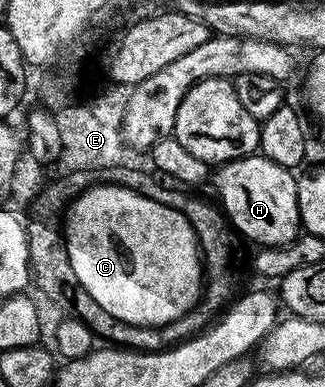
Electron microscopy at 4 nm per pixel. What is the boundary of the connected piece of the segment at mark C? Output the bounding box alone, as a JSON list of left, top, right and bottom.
[63,185,203,327]

